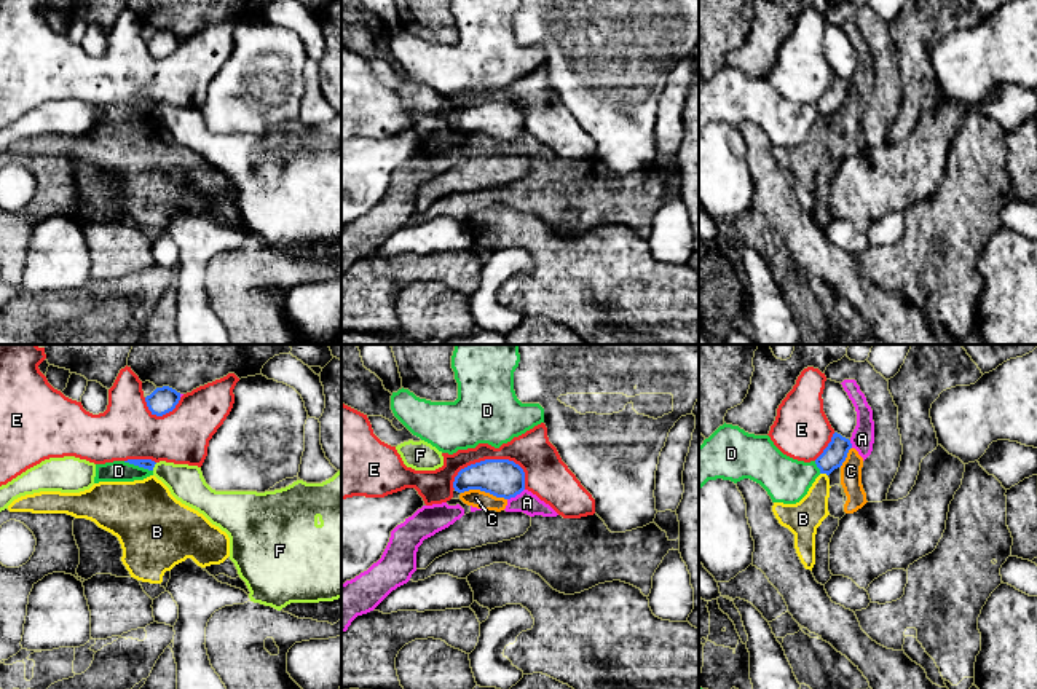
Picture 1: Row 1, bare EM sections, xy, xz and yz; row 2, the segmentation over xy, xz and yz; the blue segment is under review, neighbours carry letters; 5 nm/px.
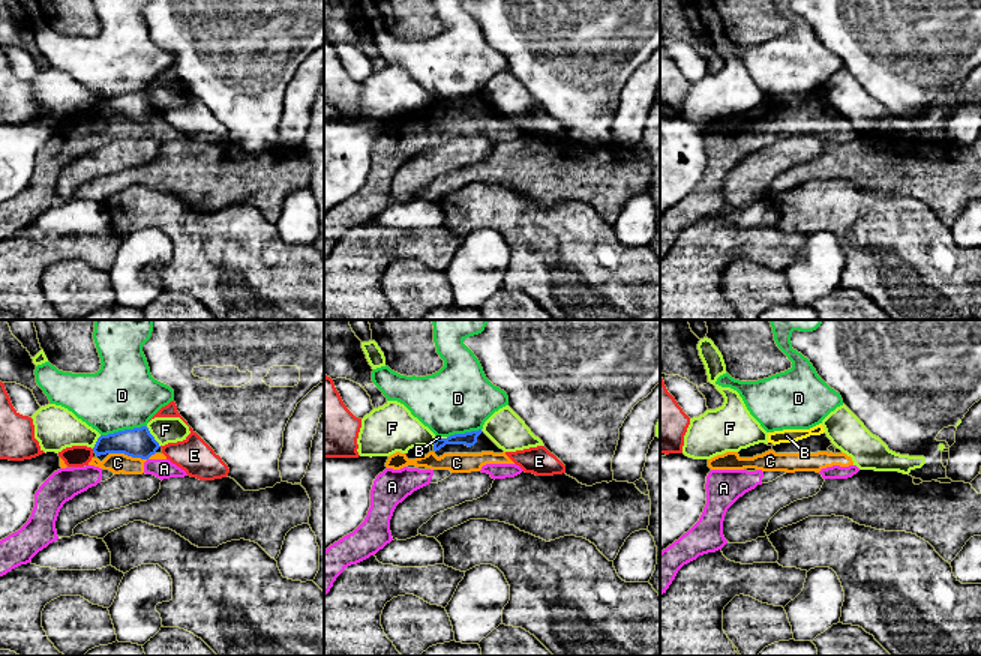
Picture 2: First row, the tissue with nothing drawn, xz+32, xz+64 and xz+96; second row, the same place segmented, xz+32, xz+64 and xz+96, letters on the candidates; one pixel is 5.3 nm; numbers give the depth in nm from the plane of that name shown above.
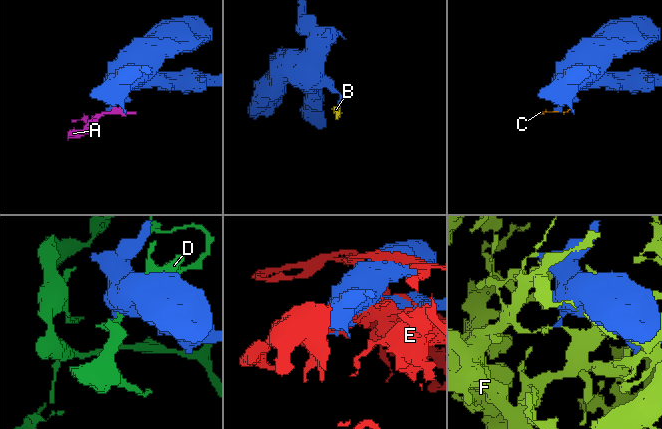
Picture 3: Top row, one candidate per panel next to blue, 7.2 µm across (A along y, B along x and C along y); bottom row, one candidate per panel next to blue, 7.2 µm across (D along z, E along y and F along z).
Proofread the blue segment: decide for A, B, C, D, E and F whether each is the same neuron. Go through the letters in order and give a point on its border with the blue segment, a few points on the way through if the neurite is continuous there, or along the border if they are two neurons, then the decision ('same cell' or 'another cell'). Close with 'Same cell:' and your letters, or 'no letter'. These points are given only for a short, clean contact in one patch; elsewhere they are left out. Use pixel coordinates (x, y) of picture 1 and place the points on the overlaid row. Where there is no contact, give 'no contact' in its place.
A: xz (516, 495) | along xz (524, 488), (508, 500) | another cell
B: yz (824, 472) | along yz (820, 472), (827, 476) | another cell
C: xz (484, 490) | along xz (461, 492), (484, 490), (506, 500) | another cell
D: xy (138, 464) | another cell
E: xz (485, 460) | another cell
F: xy (153, 466) | another cell
Same cell: no letter

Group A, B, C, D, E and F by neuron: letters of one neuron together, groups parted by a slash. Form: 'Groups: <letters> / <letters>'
Groups: A B C / D / E / F

